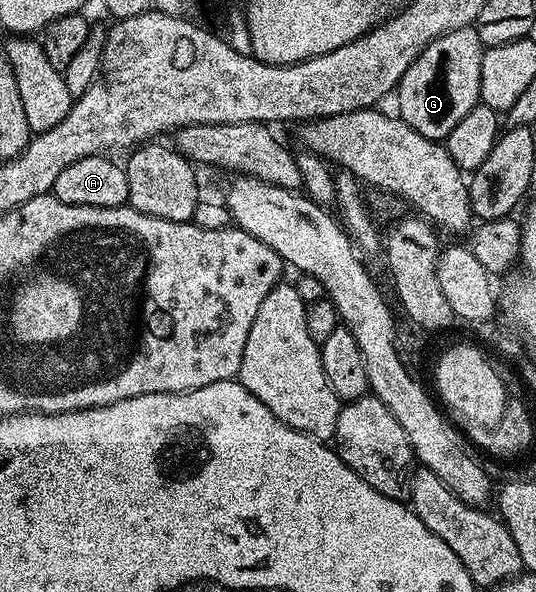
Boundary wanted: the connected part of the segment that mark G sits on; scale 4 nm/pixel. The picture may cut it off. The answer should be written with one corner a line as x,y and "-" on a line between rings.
472,26
447,32
431,40
422,50
422,54
414,58
410,70
402,74
400,83
394,89
394,101
396,100
397,106
400,107
400,119
405,120
411,128
418,130
418,134
426,138
437,142
447,141
450,130
454,130
454,126
458,126
458,122
462,122
462,118
470,114
473,106
480,103
480,79
485,47

